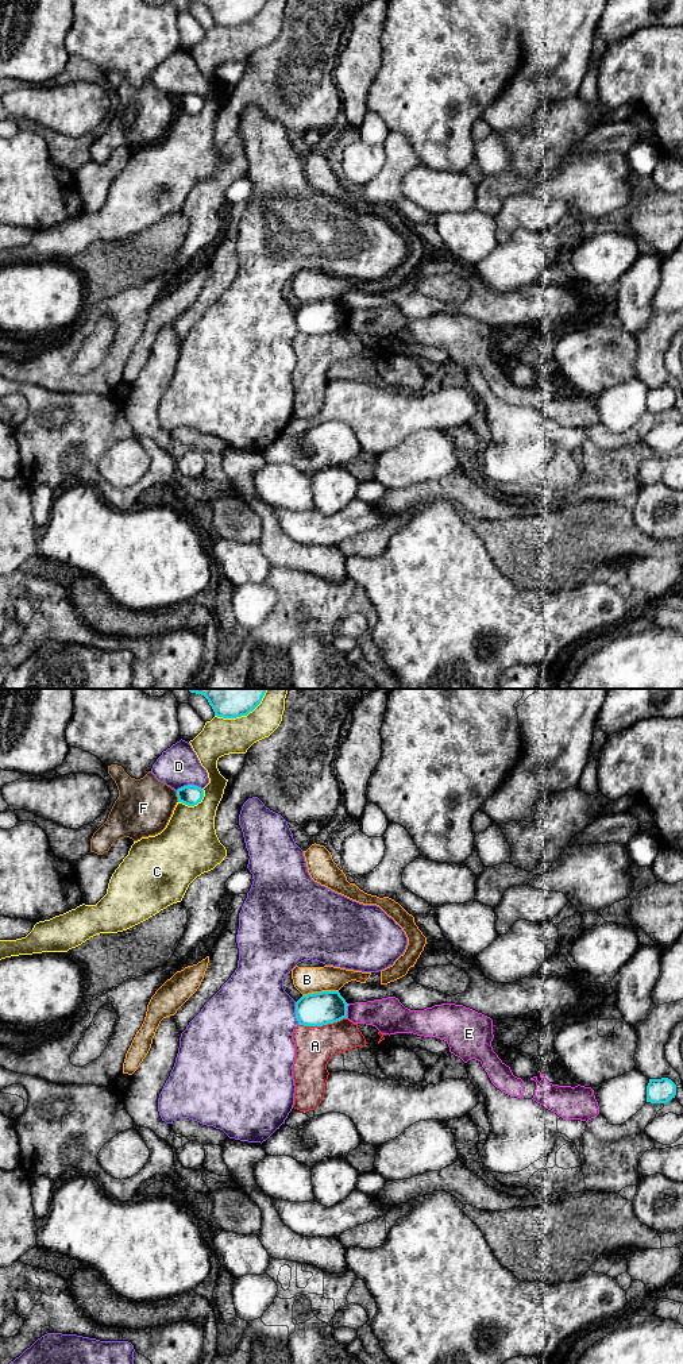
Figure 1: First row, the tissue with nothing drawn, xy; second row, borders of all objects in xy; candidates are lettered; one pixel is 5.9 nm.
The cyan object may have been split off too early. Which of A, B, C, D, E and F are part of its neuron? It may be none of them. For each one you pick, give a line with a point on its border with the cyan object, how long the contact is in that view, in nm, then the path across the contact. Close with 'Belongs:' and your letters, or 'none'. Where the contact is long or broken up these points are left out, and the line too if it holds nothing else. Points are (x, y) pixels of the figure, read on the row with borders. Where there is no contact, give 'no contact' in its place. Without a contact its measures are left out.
Belongs: none

